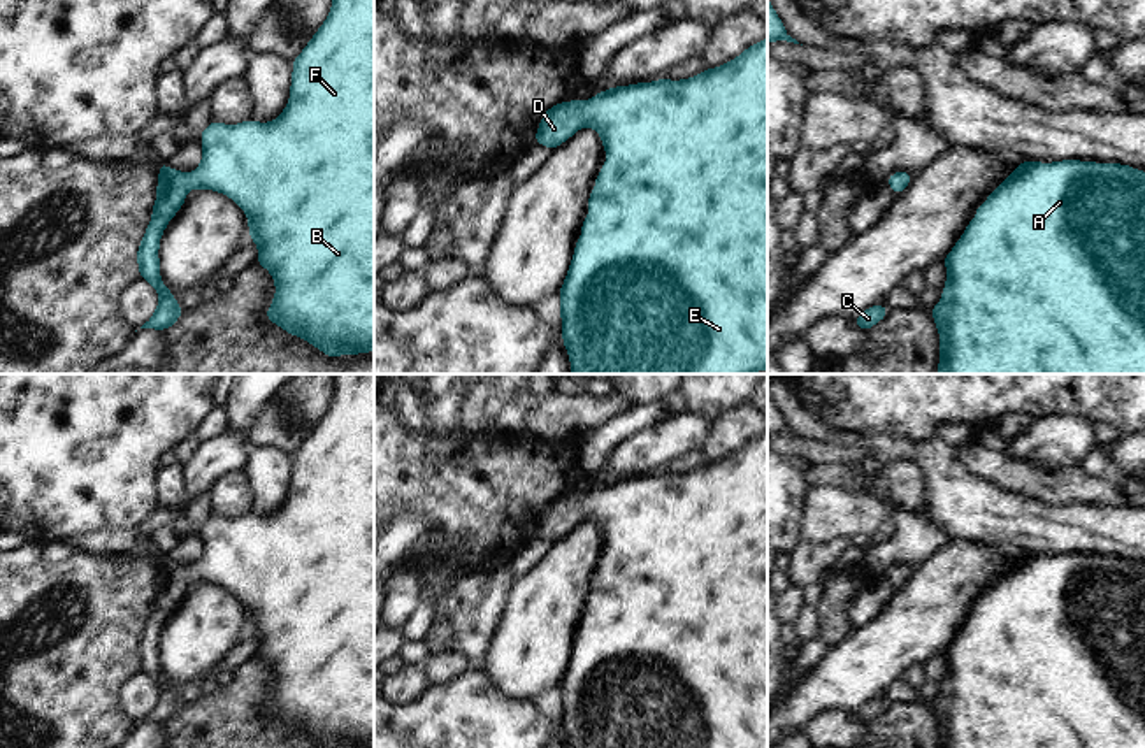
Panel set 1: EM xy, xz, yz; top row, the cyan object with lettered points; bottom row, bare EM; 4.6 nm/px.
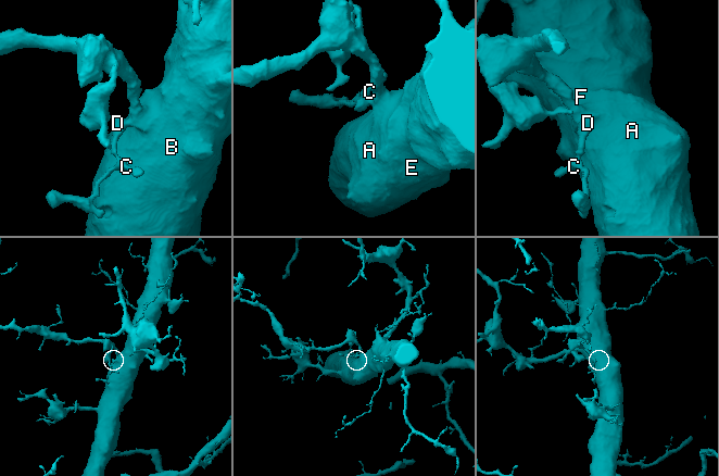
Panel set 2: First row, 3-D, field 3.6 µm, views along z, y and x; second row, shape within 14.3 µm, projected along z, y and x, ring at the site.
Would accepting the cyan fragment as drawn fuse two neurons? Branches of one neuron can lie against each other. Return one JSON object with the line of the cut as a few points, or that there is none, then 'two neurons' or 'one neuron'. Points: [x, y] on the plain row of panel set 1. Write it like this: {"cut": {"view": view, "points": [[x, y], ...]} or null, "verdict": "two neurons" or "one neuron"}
{"cut": null, "verdict": "one neuron"}

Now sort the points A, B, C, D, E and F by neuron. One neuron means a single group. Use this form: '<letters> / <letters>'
A B C D E F

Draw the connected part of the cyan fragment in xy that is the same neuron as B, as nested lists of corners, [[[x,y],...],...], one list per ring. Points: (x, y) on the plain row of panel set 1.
[[[332,374],[332,379],[334,390],[328,409],[300,444],[300,448],[290,455],[293,462],[290,493],[284,499],[281,509],[269,516],[253,514],[251,511],[239,518],[211,514],[200,527],[202,555],[193,565],[186,567],[183,564],[170,562],[167,555],[158,558],[160,569],[156,578],[156,593],[153,597],[151,615],[142,629],[135,651],[139,657],[139,671],[148,674],[156,683],[160,695],[153,709],[140,722],[162,725],[174,720],[179,709],[184,706],[170,681],[167,681],[160,671],[158,643],[163,623],[184,599],[188,585],[195,581],[220,585],[230,593],[234,592],[246,606],[249,620],[248,630],[255,634],[258,641],[255,657],[267,662],[276,678],[274,694],[265,704],[265,711],[270,716],[276,716],[286,727],[302,730],[306,736],[318,741],[323,748],[362,748],[365,744],[374,746],[374,374]]]

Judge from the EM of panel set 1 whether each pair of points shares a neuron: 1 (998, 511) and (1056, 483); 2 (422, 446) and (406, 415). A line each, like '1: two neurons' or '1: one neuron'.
1: two neurons
2: two neurons

